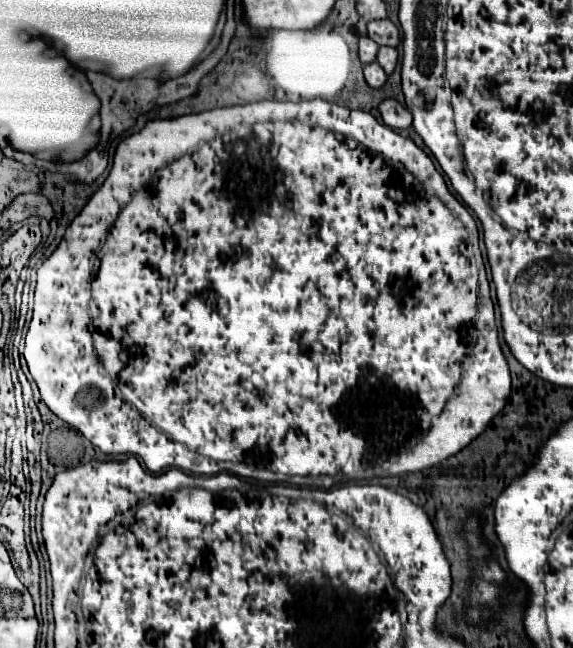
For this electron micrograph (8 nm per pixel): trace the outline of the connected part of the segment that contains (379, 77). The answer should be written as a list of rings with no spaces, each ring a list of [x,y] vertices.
[[[371,62],[371,64],[365,64],[363,66],[363,74],[365,74],[365,80],[369,86],[373,88],[381,88],[387,80],[387,74],[383,72],[383,68],[377,64],[377,62]]]

